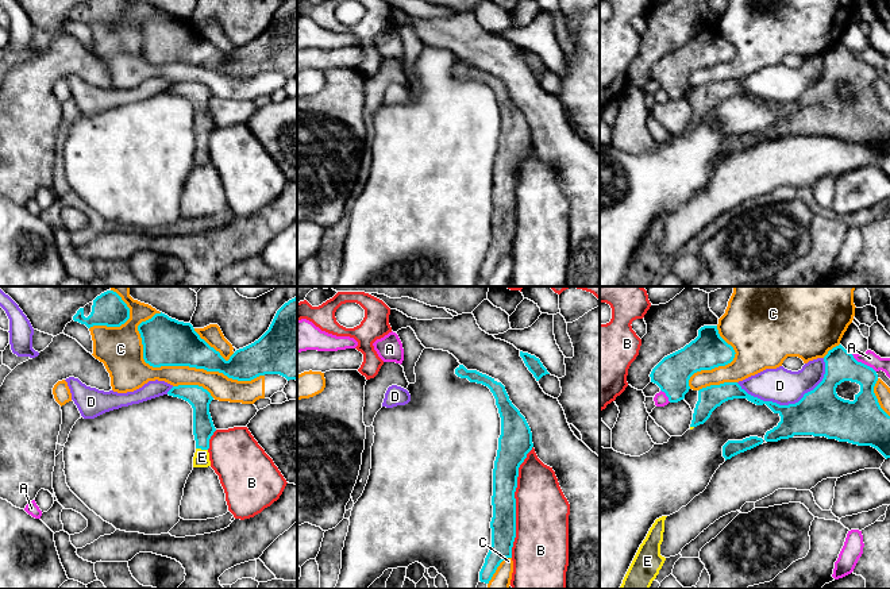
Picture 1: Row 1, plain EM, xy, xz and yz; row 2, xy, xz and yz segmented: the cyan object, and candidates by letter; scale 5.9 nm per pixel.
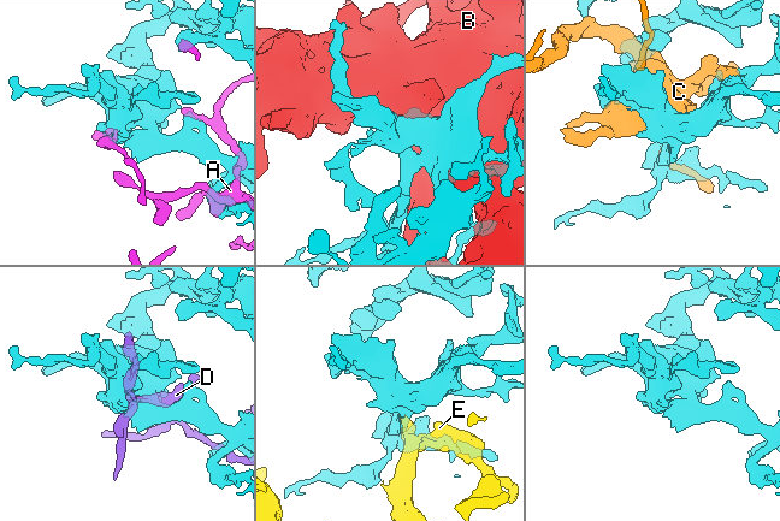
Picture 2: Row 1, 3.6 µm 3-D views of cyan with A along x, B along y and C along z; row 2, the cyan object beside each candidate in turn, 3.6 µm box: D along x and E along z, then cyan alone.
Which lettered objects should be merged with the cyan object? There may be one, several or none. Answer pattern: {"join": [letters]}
{"join": ["E"]}

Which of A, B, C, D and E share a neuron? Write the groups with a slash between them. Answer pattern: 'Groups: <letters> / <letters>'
Groups: A / B / C / D / E

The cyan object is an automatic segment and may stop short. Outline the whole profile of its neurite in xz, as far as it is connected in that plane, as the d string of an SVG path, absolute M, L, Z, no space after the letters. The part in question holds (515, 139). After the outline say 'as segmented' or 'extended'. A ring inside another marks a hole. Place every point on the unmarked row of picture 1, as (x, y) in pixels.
M463 62L455 72L488 84L496 96L501 115L501 132L493 166L493 215L492 243L479 269L479 278L489 281L500 261L512 255L516 235L516 196L519 165L532 147L532 130L520 108L512 101L505 84L494 76L477 68L467 68Z; as segmented

